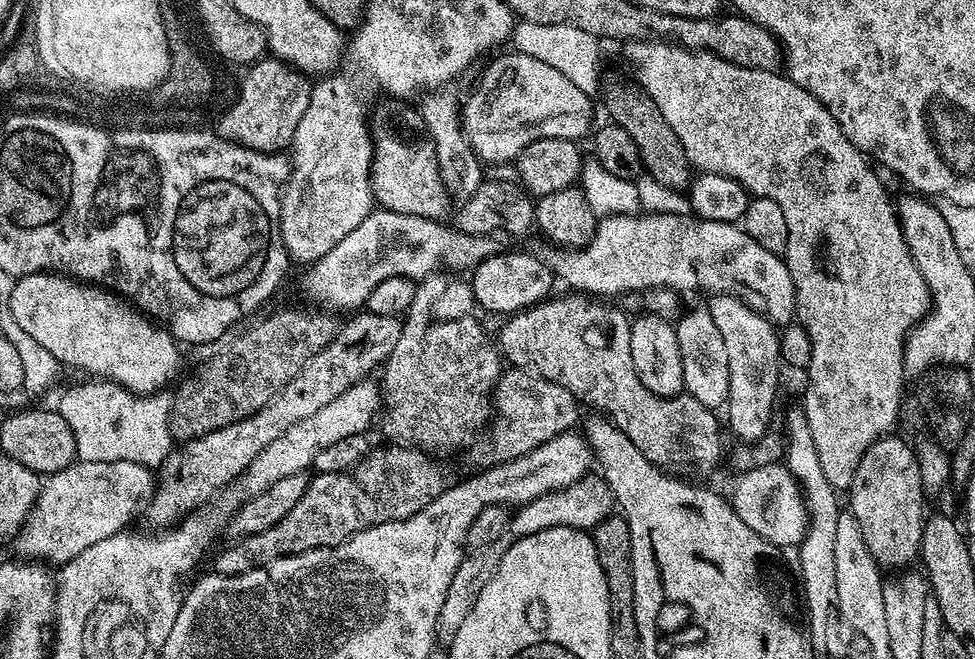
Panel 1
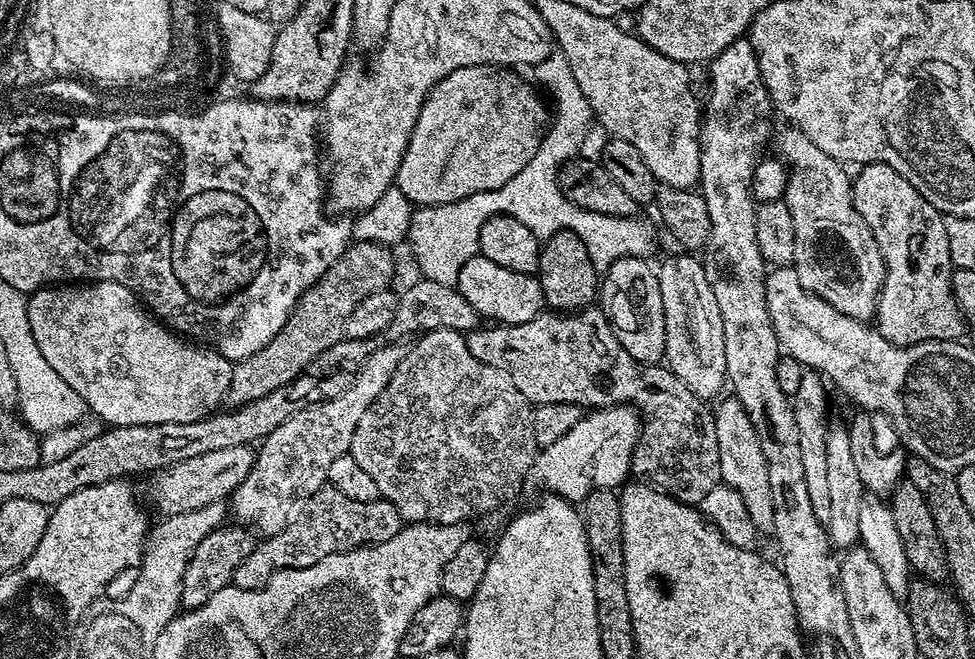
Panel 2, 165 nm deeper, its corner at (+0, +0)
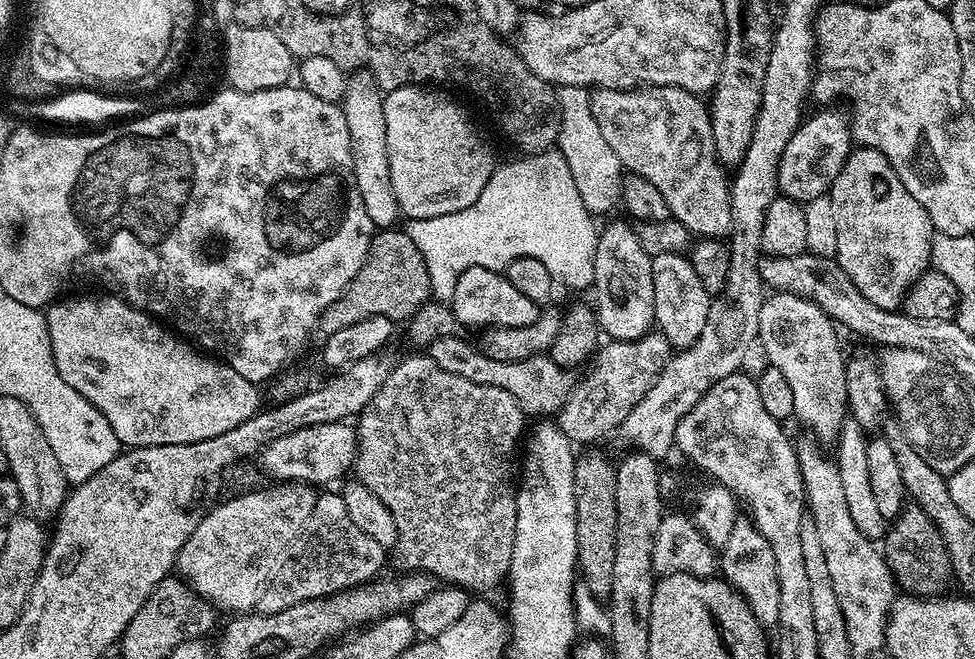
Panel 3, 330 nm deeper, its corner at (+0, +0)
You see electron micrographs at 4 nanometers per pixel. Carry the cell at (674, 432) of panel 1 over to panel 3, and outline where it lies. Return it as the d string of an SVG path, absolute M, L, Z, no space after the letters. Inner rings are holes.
M460 334L440 336L433 344L427 345L426 354L431 360L438 362L442 370L450 370L450 374L458 374L460 378L470 378L470 382L506 390L506 394L512 394L519 402L524 413L529 417L536 416L532 418L548 418L559 413L574 387L573 373L555 364L548 354L531 356L518 362L498 362L480 351L475 343L467 344Z

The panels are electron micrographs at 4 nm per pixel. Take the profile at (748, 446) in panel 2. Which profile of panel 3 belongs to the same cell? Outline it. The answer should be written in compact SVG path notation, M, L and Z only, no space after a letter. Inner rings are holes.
M737 519L730 538L722 545L718 556L718 568L723 579L732 585L732 589L750 606L754 618L765 626L774 626L778 622L778 566L774 558L774 550L770 550L770 542L762 538L760 531L751 519Z

